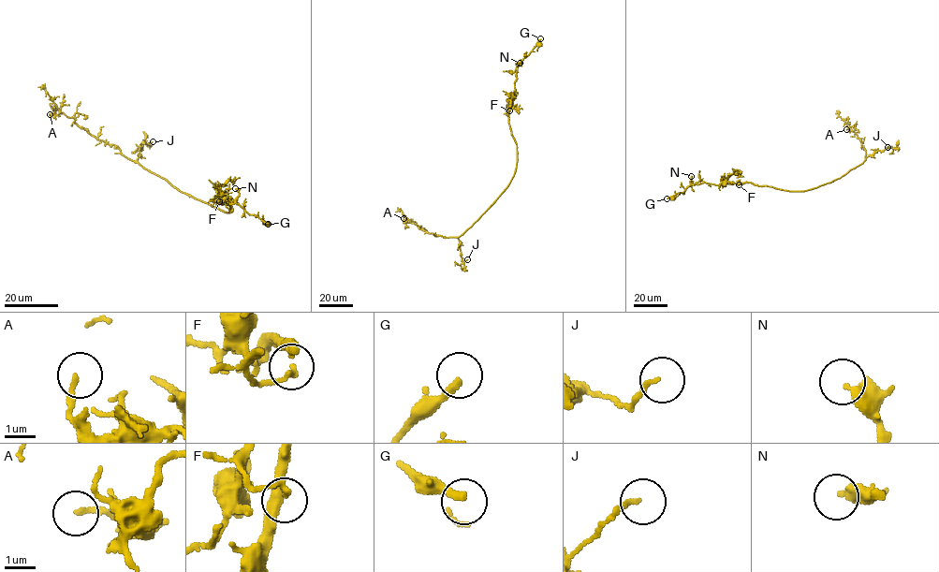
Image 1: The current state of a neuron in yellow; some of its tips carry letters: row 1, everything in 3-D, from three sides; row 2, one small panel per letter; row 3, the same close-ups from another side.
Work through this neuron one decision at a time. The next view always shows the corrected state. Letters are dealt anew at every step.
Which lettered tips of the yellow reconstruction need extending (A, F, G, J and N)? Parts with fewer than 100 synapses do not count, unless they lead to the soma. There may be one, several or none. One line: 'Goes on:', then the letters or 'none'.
Goes on: G

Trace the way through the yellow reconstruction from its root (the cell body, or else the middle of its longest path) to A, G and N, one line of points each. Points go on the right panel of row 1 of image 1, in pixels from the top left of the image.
A: (812, 188), (841, 178), (865, 160), (866, 151), (860, 140), (851, 129), (846, 129)
G: (812, 188), (791, 191), (750, 183), (722, 182), (718, 184), (702, 183), (691, 184), (682, 192), (667, 198)
N: (812, 188), (787, 191), (750, 183), (692, 184), (691, 176)

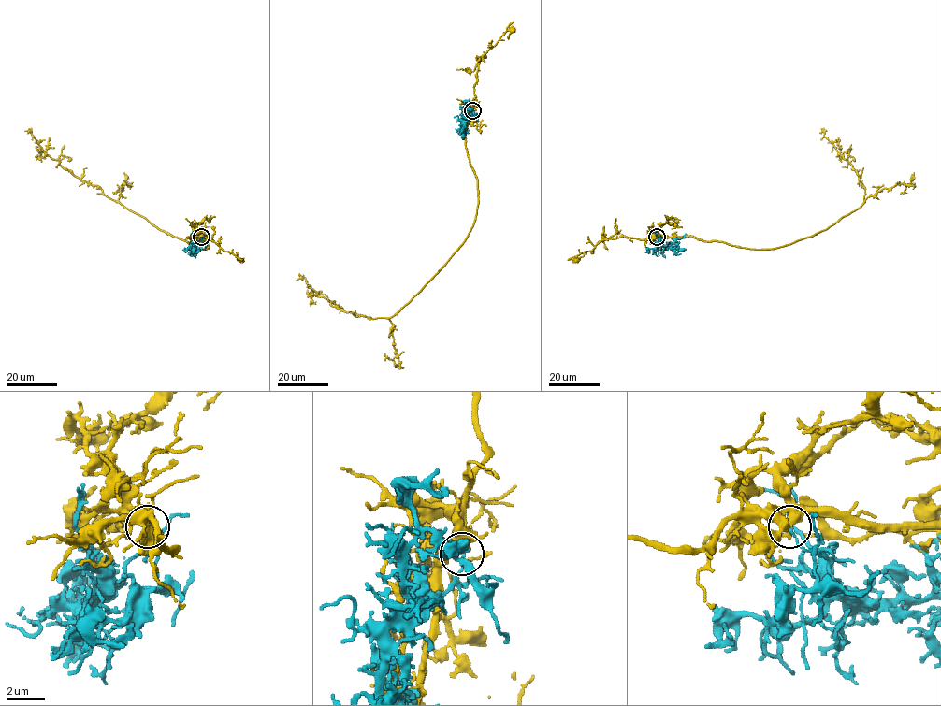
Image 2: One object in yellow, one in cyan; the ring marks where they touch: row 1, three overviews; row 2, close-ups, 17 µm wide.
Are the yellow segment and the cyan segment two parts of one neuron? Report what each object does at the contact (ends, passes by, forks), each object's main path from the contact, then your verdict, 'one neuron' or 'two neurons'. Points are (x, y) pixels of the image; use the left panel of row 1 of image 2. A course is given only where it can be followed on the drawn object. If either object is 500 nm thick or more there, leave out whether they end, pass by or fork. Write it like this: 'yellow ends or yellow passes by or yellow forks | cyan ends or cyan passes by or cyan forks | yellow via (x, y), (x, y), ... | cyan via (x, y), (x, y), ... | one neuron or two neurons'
yellow passes by | cyan ends | yellow via (201, 237), (194, 236), (207, 249), (158, 229), (72, 174), (24, 131) | cyan via (201, 237), (194, 248), (192, 234) | two neurons

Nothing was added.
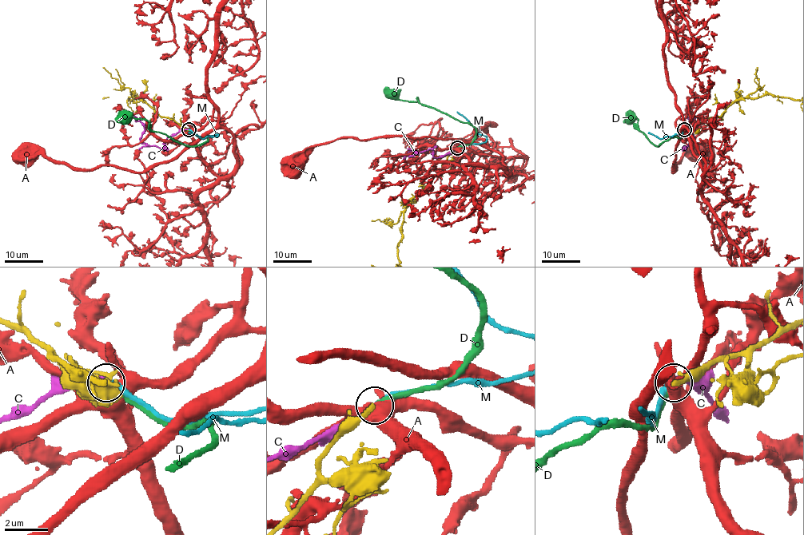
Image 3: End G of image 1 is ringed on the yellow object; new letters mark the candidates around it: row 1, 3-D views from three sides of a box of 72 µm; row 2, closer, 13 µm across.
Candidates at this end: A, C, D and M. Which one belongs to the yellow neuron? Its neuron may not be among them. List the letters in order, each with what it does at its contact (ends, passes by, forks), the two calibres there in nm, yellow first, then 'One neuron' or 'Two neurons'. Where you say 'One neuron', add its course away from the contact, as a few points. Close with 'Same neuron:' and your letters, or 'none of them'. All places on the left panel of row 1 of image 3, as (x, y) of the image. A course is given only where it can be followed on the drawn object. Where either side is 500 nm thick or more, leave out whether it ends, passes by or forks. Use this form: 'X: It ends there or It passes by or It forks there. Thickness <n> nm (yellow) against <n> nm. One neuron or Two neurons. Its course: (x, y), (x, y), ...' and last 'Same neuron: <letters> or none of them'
A: It forks there. Thickness 240 nm (yellow) against 480 nm. Two neurons
C: Thickness 550 nm (yellow) against 320 nm. Two neurons
D: It ends there. Thickness 280 nm (yellow) against 190 nm. One neuron. Its course: (189, 129), (207, 140), (199, 145), (182, 144), (163, 133), (153, 132), (149, 123), (143, 119), (124, 118)
M: It ends there. Thickness 280 nm (yellow) against 220 nm. Two neurons
Same neuron: D

